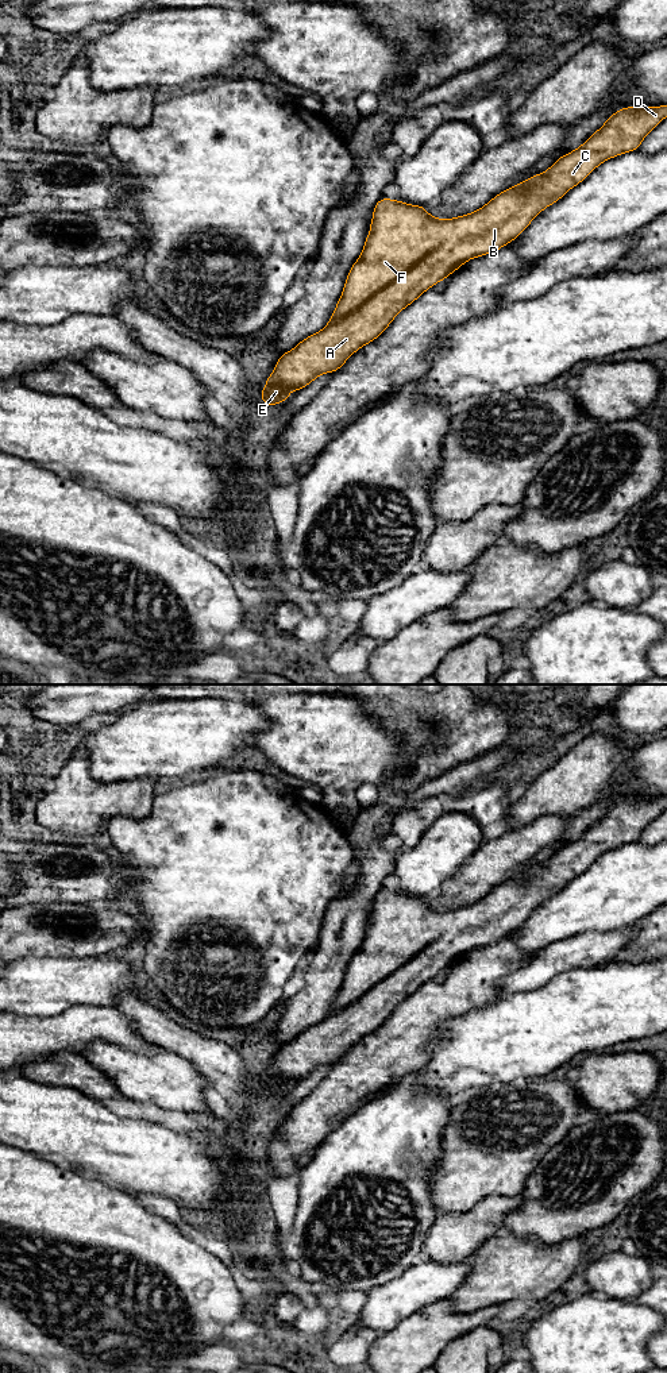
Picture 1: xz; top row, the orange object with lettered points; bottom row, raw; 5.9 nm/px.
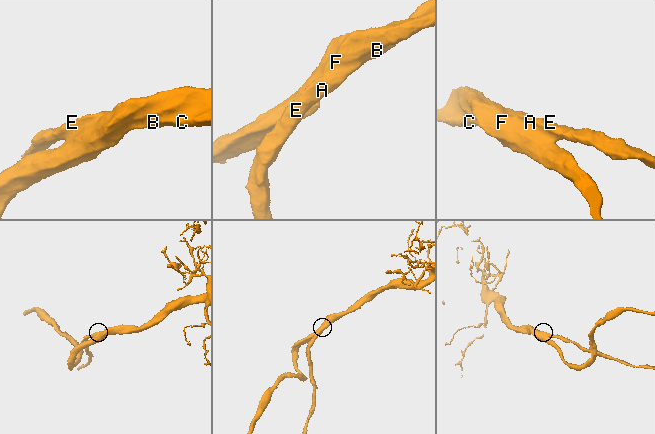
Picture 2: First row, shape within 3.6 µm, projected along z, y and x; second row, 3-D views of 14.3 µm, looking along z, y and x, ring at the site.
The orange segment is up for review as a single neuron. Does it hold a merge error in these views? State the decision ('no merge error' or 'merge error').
no merge error

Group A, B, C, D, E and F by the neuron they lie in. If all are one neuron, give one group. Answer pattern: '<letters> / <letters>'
A B C D E F

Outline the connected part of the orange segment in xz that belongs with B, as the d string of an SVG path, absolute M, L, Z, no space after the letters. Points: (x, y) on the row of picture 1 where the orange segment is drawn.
M667 105L624 107L610 115L581 147L559 157L541 174L535 174L493 197L475 212L452 219L436 219L423 205L382 197L374 205L363 250L351 266L344 289L329 319L319 332L279 355L259 398L269 408L286 402L289 392L306 387L319 375L338 371L363 346L374 342L393 319L425 290L446 279L473 258L491 254L517 239L547 207L559 201L602 162L640 150L641 140L667 117Z

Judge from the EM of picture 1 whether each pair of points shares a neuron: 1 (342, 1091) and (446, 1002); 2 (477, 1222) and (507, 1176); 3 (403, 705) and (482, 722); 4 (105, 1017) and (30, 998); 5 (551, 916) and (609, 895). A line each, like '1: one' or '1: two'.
1: one
2: two
3: one
4: two
5: one

